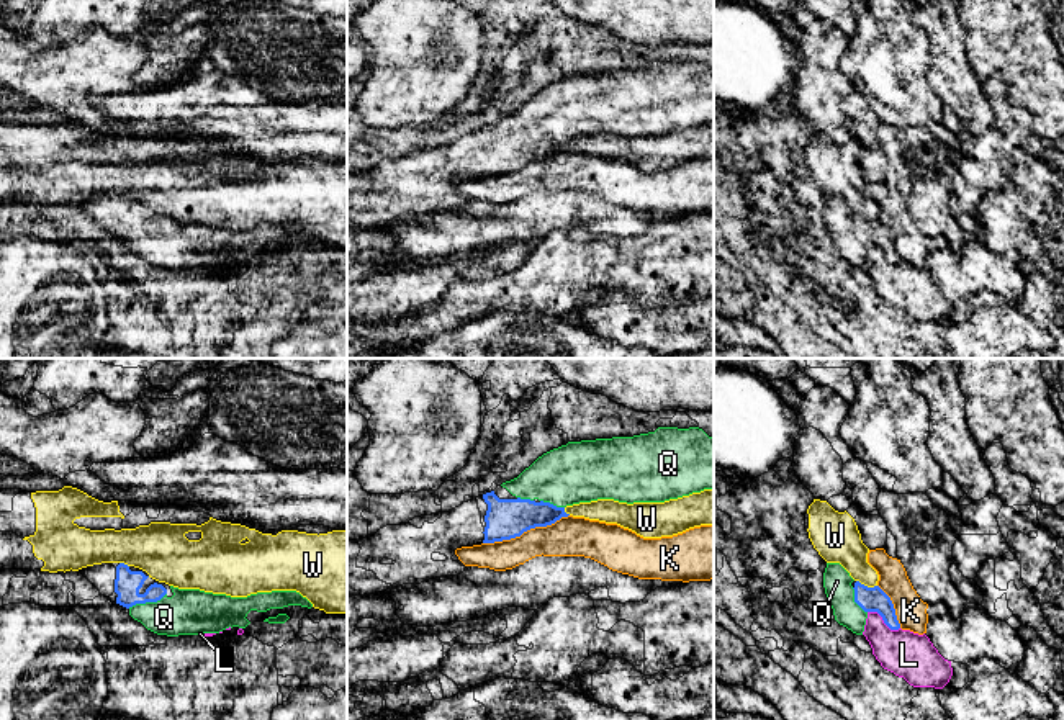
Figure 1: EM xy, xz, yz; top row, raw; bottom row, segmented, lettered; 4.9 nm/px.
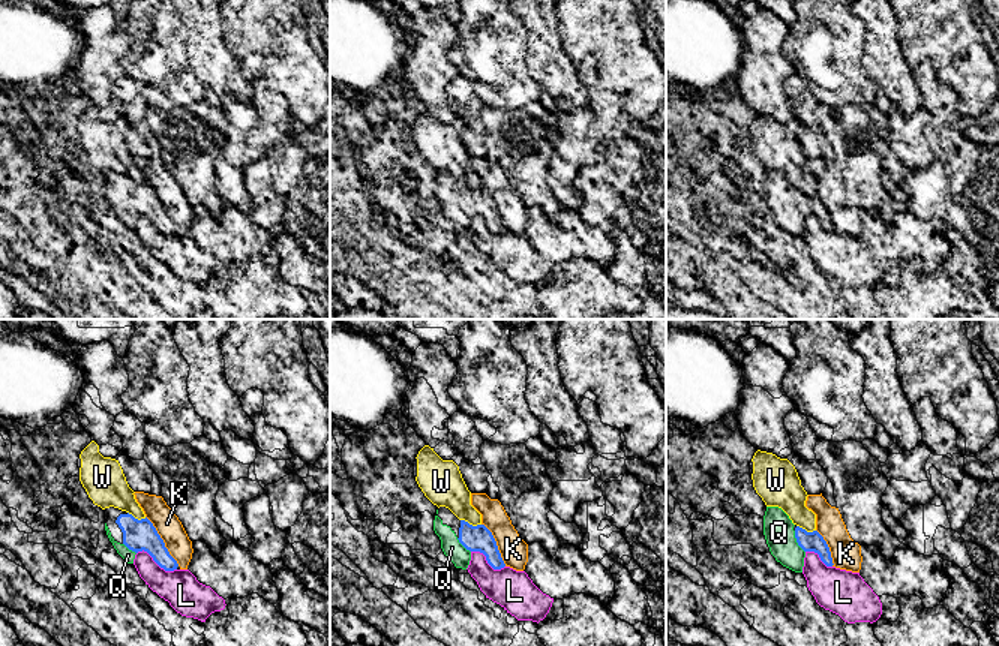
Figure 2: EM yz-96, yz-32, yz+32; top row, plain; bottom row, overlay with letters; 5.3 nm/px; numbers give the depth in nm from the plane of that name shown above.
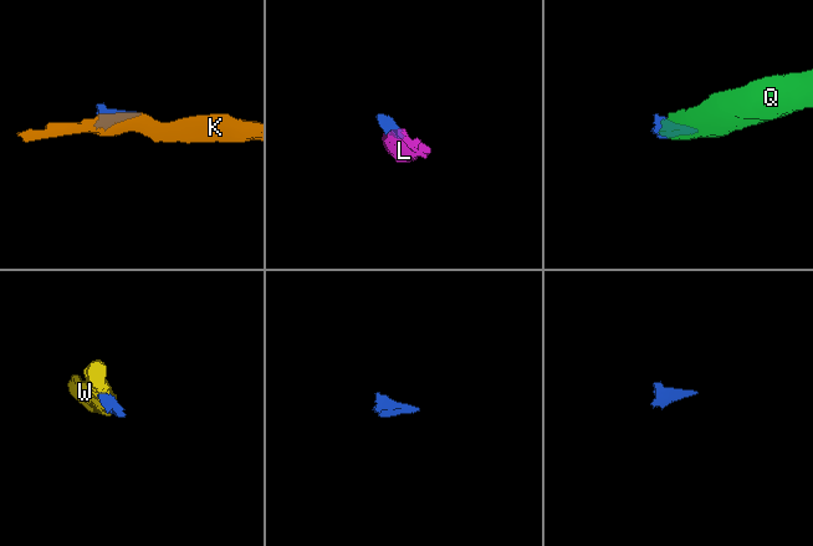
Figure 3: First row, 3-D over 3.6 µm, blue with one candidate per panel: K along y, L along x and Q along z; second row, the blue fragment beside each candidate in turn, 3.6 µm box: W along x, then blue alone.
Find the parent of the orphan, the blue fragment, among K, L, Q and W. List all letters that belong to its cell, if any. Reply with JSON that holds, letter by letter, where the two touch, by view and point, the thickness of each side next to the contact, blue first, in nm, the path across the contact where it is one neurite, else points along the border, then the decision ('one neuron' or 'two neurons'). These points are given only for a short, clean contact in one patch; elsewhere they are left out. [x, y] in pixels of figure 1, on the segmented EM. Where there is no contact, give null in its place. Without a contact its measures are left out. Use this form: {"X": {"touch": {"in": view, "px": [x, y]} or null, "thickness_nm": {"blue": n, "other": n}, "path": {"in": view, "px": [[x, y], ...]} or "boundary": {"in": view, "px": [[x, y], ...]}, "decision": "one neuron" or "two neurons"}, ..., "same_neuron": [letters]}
{"K": {"touch": {"in": "xz", "px": [526, 530]}, "thickness_nm": {"blue": 200, "other": 190}, "decision": "two neurons"}, "L": {"touch": {"in": "yz", "px": [883, 619]}, "thickness_nm": {"blue": 130, "other": 220}, "decision": "two neurons"}, "Q": {"touch": {"in": "xy", "px": [146, 601]}, "thickness_nm": {"blue": 130, "other": 220}, "path": {"in": "xy", "px": [[128, 583], [128, 588], [146, 601], [156, 611], [189, 611]]}, "decision": "one neuron"}, "W": {"touch": {"in": "yz", "px": [866, 586]}, "thickness_nm": {"blue": 130, "other": 190}, "decision": "two neurons"}, "same_neuron": ["Q"]}

